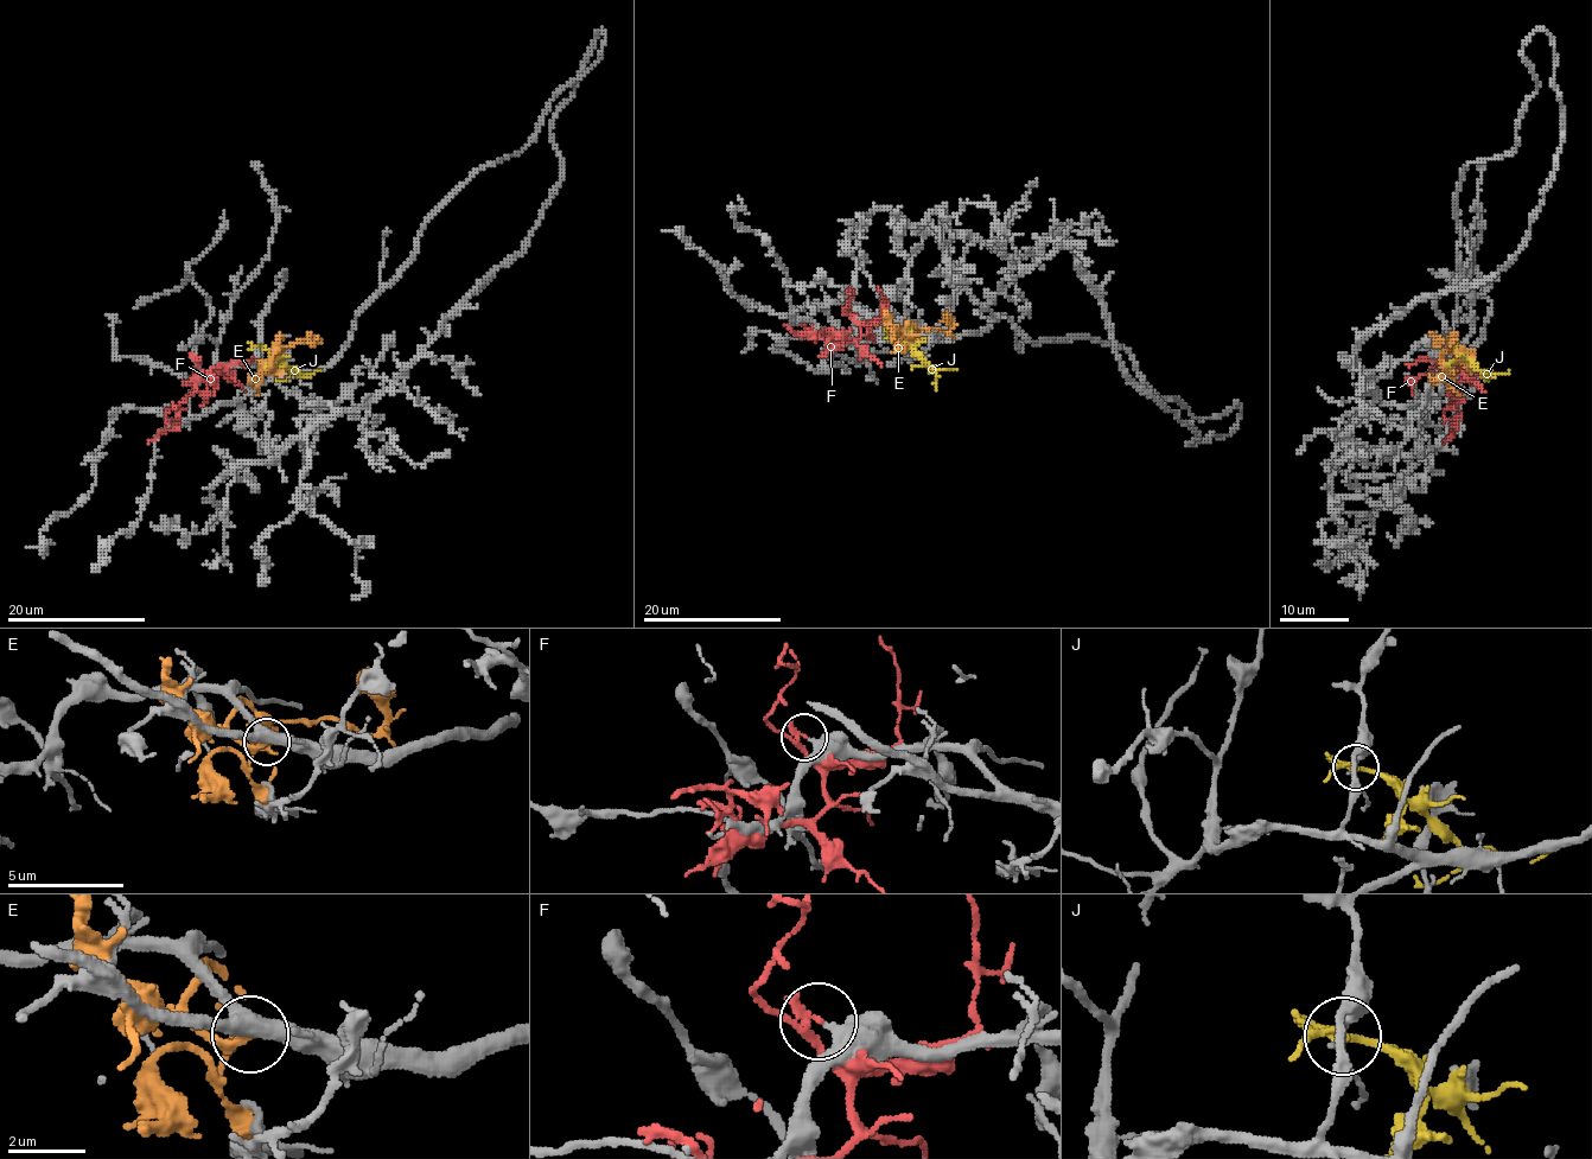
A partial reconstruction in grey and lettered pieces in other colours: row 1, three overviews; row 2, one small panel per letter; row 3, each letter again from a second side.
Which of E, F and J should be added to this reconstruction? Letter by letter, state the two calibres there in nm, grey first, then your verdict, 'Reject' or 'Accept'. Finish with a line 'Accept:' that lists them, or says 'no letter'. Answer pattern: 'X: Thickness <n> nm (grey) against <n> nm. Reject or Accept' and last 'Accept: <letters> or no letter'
E: Thickness 400 nm (grey) against 280 nm. Reject
F: Thickness 480 nm (grey) against 160 nm. Reject
J: Thickness 170 nm (grey) against 170 nm. Reject
Accept: no letter

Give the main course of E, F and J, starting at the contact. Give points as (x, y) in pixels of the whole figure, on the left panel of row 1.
E: (279, 373), (268, 371), (272, 356), (282, 346), (314, 338), (310, 341), (310, 331)
F: (218, 365), (224, 368), (202, 375), (178, 406), (174, 424), (147, 443)
J: (258, 346), (265, 346), (291, 371), (303, 376), (311, 376), (320, 369)

